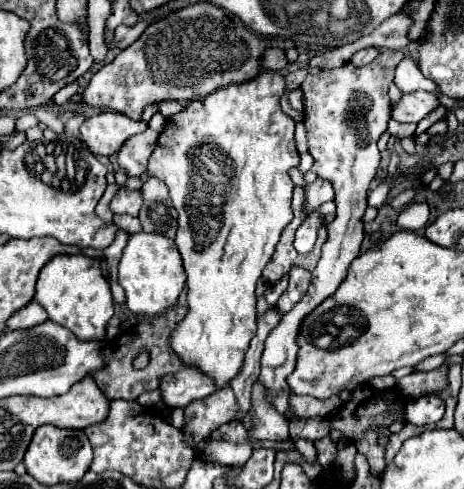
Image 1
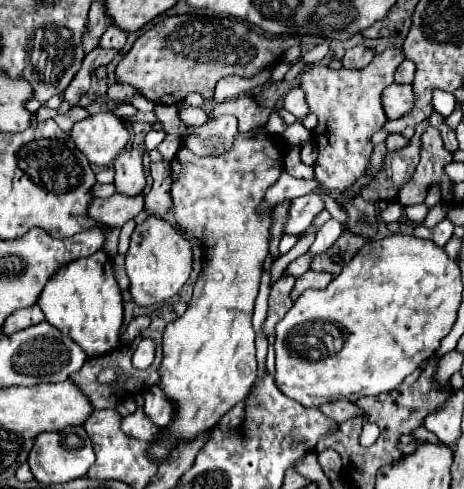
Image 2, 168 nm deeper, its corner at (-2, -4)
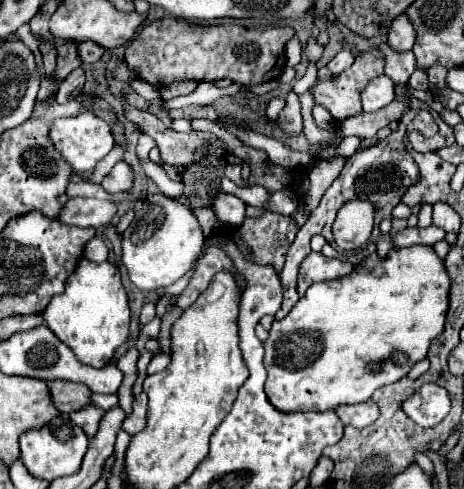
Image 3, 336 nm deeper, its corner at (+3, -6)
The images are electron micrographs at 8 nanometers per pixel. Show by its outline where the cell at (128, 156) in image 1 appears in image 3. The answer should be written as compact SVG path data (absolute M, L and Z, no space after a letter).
M119 161L111 169L111 173L101 181L101 185L109 193L117 193L117 191L129 191L133 187L133 181L135 181L133 169L125 161Z

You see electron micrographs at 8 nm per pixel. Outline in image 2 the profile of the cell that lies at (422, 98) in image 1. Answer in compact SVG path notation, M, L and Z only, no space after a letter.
M392 83L382 93L382 107L388 119L400 119L414 107L414 93L410 85Z

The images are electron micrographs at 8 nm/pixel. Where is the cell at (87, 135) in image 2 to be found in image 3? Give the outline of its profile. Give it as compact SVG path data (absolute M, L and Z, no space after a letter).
M91 111L79 113L75 117L55 119L53 127L49 131L49 137L53 139L53 143L61 151L61 155L65 155L65 159L73 165L73 169L85 171L85 173L91 173L95 169L97 161L101 161L115 147L115 135L113 135L111 125L105 123L103 119L99 119L97 115L93 115Z

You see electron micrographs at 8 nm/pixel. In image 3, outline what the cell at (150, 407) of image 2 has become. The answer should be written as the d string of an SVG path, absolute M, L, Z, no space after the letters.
M139 393L133 401L133 413L123 421L123 429L131 435L143 431L147 425L147 395Z

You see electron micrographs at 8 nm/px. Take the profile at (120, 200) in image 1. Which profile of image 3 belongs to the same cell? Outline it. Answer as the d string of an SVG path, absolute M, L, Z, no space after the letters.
M75 197L65 205L65 211L61 213L59 221L75 227L103 229L113 221L115 215L117 215L117 205L111 201Z

